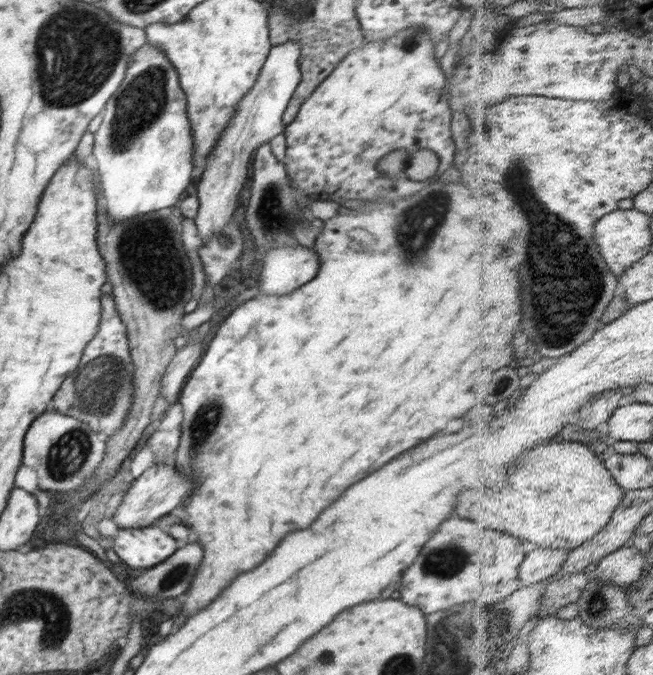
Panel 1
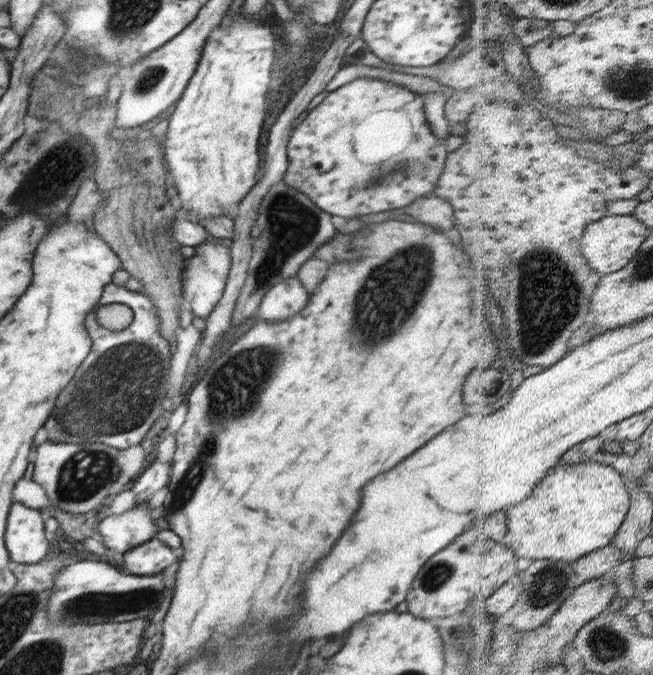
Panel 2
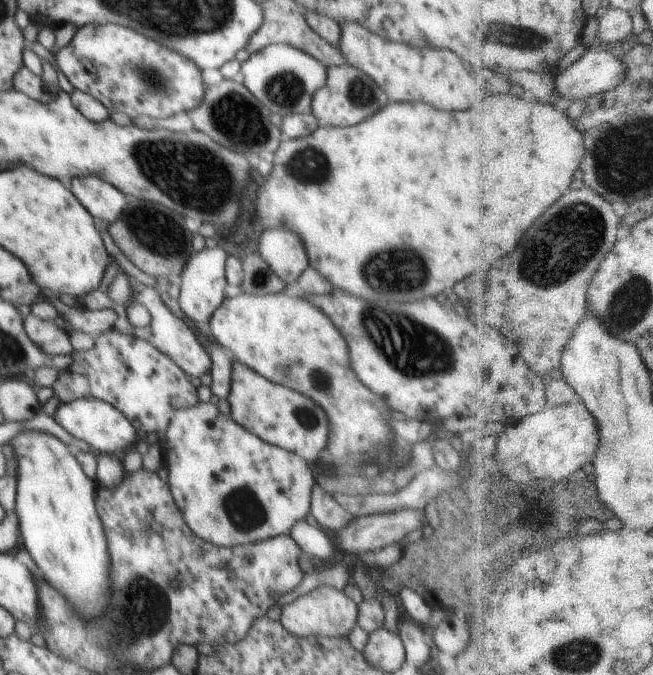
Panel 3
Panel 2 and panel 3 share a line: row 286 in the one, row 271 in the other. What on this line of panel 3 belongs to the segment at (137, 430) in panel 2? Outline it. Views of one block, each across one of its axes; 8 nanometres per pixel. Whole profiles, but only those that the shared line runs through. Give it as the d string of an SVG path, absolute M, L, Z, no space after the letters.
M111 257L109 260L109 267L105 270L100 286L81 298L76 298L78 305L89 311L112 308L117 312L117 319L113 324L114 330L122 334L132 335L133 337L154 345L154 348L157 348L162 354L165 354L170 360L173 360L174 364L177 364L192 380L197 382L197 378L205 375L213 366L213 362L207 350L202 346L194 332L190 330L188 324L184 322L182 318L178 318L176 314L170 311L167 306L167 296L163 294L159 288L155 289L154 287L144 285L140 281L134 279L130 279L133 290L133 300L142 303L148 309L148 312L151 314L151 321L148 326L140 328L132 326L127 319L126 304L116 304L107 293L110 283L116 278L116 275L120 273L121 270L118 263Z

